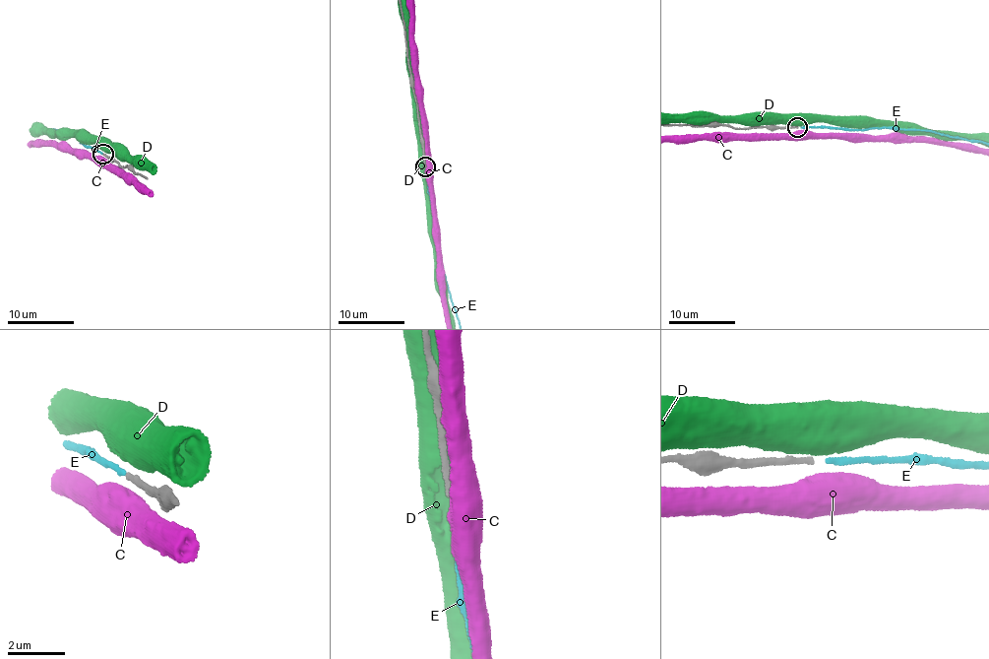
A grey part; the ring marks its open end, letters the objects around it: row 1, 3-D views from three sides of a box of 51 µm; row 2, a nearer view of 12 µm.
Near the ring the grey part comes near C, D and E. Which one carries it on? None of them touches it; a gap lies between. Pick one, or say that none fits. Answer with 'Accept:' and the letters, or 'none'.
Accept: E

